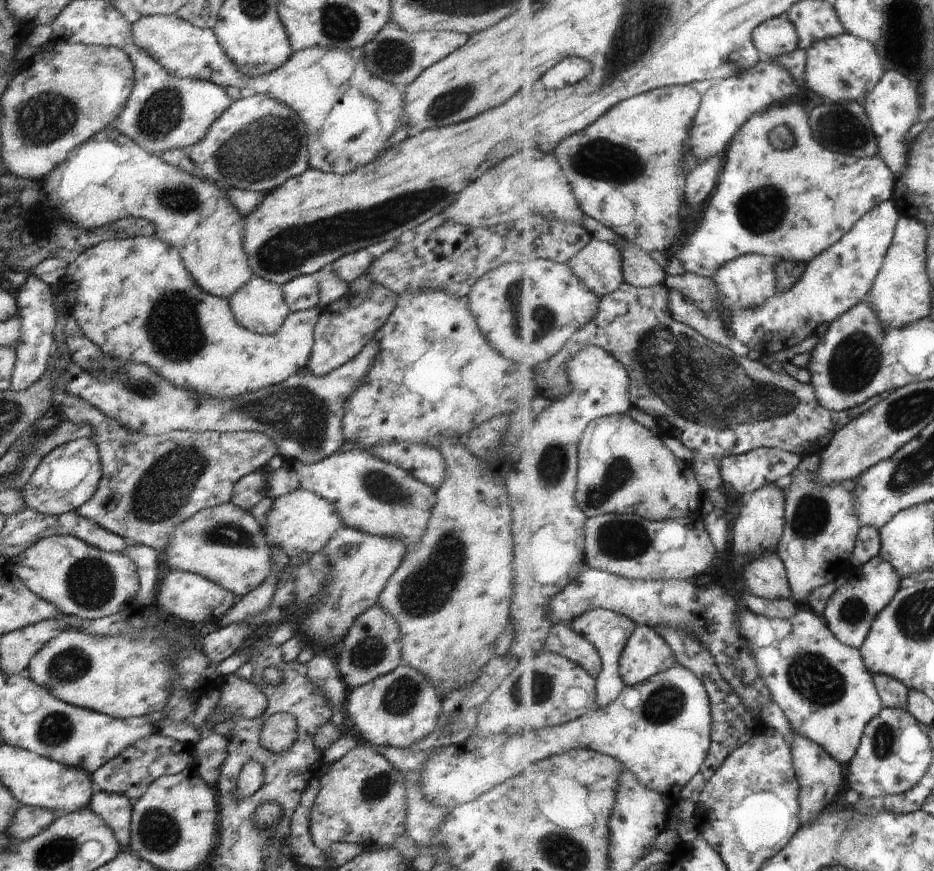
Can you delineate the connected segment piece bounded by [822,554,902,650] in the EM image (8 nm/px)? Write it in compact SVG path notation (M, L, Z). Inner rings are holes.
M880 554L851 571L851 576L845 585L838 588L834 597L828 602L828 608L822 616L829 628L844 644L853 648L862 649L871 635L872 626L880 612L891 604L902 589L902 576L888 560Z

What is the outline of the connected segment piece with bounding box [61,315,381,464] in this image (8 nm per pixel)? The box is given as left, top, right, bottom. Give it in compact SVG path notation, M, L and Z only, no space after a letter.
M70 315L67 317L61 340L71 357L70 366L64 370L68 394L96 406L102 414L120 420L118 424L124 428L144 436L164 435L172 431L258 432L274 438L278 455L284 460L300 460L303 464L320 462L347 446L342 433L345 401L360 380L366 378L374 358L381 352L378 338L372 338L364 344L360 354L328 376L299 372L280 384L217 400L176 388L148 364L128 362L110 378L100 380L100 377L92 376L89 372L96 370L96 366L104 360L104 354L84 336L76 320Z

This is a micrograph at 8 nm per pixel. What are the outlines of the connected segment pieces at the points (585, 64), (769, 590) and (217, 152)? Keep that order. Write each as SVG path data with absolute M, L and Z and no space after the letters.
M568 58L560 62L552 71L545 75L540 86L547 89L564 89L587 80L592 75L594 66L586 58Z
M766 552L764 556L750 560L743 571L746 584L766 600L793 599L787 565L778 552Z
M251 94L247 98L234 102L208 128L206 136L196 144L188 146L185 152L199 174L206 179L221 184L227 189L248 188L250 191L262 190L262 193L266 194L310 169L307 145L306 126L300 120L300 116L296 116L296 112L292 112L286 104L278 103L278 100L272 100L264 94Z

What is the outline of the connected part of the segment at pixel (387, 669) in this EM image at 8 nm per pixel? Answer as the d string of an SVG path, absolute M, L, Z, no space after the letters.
M375 606L360 614L346 636L342 640L342 650L336 660L339 677L349 690L362 687L380 676L393 672L398 666L405 665L402 661L399 625L384 612Z

